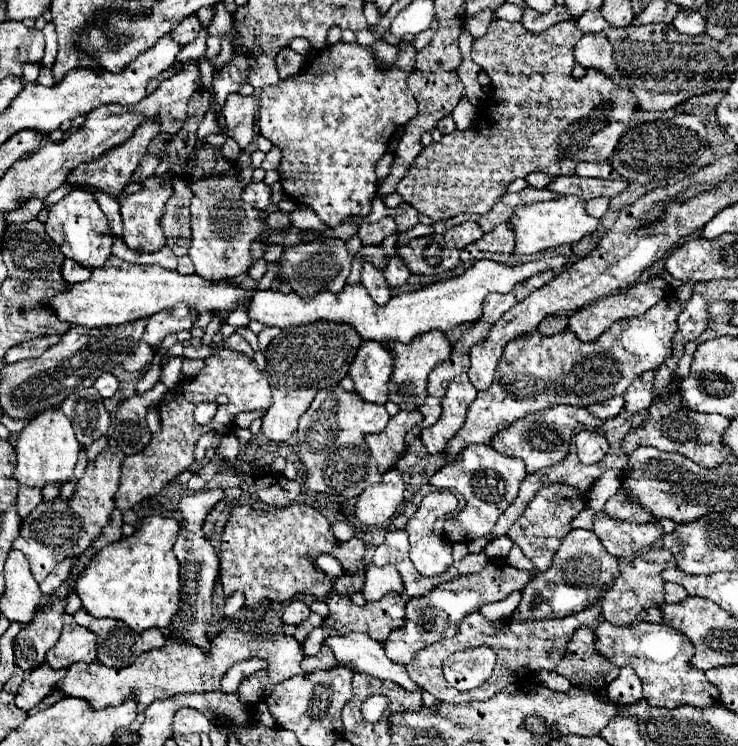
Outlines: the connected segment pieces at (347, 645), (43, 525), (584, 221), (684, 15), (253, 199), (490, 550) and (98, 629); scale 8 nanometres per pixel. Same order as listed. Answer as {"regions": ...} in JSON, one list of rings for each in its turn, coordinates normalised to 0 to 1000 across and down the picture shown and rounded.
{"regions":[[[[472,847],[472,850],[466,850],[466,853],[444,853],[444,855],[439,858],[439,866],[444,866],[444,869],[450,871],[450,877],[455,879],[458,887],[472,890],[472,893],[477,893],[482,901],[501,903],[501,906],[507,906],[507,909],[512,909],[512,912],[531,912],[534,917],[545,920],[550,928],[566,928],[566,930],[572,933],[572,946],[575,946],[575,949],[580,949],[580,952],[585,952],[585,954],[593,952],[593,944],[596,944],[596,941],[593,941],[583,928],[577,928],[577,925],[572,925],[569,920],[564,920],[564,914],[553,906],[553,898],[550,898],[547,893],[531,887],[531,885],[520,877],[518,863],[509,861],[509,858],[504,858],[501,853],[496,853],[496,850],[491,850],[491,847]]],[[[146,598],[136,606],[127,617],[119,619],[114,638],[103,649],[103,660],[98,668],[79,665],[76,670],[57,670],[49,684],[43,684],[27,708],[27,718],[19,724],[16,735],[33,740],[41,751],[46,777],[54,783],[76,756],[87,753],[89,748],[108,745],[125,727],[138,718],[138,708],[149,702],[149,689],[154,678],[154,662],[160,657],[163,625],[168,617],[168,606],[160,598]]],[[[764,263],[756,268],[743,271],[724,271],[699,279],[699,284],[691,292],[699,314],[699,340],[724,340],[743,332],[753,332],[759,327],[775,327],[783,324],[789,316],[805,311],[816,295],[799,290],[794,284],[794,271],[780,263]]],[[[924,11],[921,19],[913,24],[911,35],[913,35],[919,43],[924,43],[924,46],[935,46],[935,48],[938,48],[938,46],[954,43],[957,27],[954,27],[954,21],[951,21],[946,13],[930,13],[930,11]]],[[[358,241],[339,244],[336,252],[331,255],[331,271],[339,271],[344,279],[352,279],[352,282],[360,282],[366,276],[366,265],[369,265],[369,252]]],[[[678,718],[678,721],[661,727],[659,743],[661,743],[667,751],[672,751],[672,748],[686,748],[688,740],[691,740],[691,735],[694,735],[694,727],[691,727],[686,718]]],[[[114,815],[100,823],[100,831],[133,853],[133,887],[141,893],[168,895],[182,890],[190,879],[190,863],[195,863],[195,869],[222,866],[222,853],[214,842],[195,845],[195,853],[190,853],[190,847],[173,842],[165,831],[136,831],[119,826]]]]}

